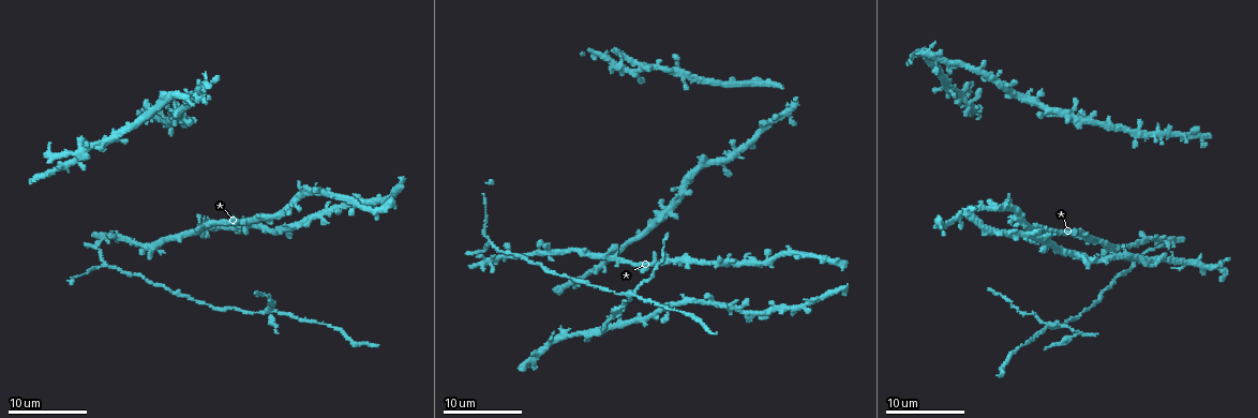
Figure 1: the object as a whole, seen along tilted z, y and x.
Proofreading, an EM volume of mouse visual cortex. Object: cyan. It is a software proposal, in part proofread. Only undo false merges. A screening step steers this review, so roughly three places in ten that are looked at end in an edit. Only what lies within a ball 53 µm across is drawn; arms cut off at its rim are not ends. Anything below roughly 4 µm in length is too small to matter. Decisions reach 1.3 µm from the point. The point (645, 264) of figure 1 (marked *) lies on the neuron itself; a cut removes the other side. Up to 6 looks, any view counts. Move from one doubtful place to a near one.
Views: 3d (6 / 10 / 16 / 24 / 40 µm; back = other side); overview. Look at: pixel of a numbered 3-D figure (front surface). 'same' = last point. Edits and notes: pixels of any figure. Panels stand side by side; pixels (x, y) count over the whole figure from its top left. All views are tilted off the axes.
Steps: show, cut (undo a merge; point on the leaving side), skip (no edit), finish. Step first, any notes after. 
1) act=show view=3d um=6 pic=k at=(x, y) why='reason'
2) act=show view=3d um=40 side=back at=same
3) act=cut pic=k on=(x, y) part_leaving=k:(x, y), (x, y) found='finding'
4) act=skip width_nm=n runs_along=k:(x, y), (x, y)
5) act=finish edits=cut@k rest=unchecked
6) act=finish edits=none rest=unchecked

act=show view=3d um=10 pic=1 at=(1136, 130) why='looks like a crossing'

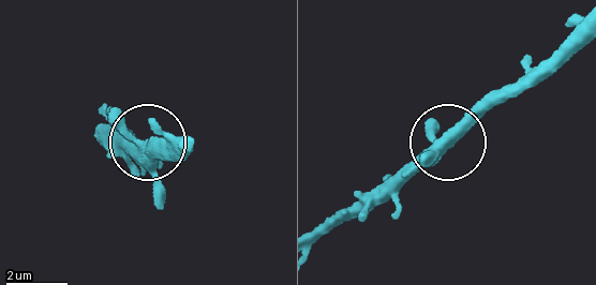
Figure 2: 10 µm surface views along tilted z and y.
act=skip arms=4 found='one neuron here'

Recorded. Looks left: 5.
act=show view=3d um=10 pic=1 at=(104, 266) why='three arms meet'

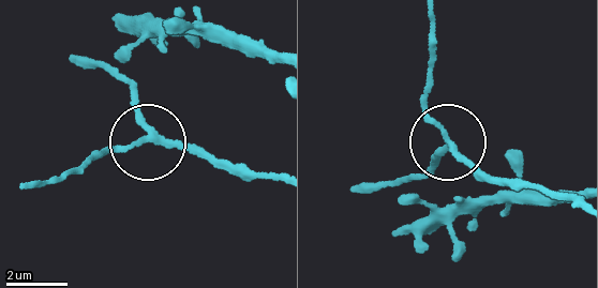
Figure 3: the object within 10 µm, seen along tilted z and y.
act=show view=3d um=6 pic=3 at=(143, 141)

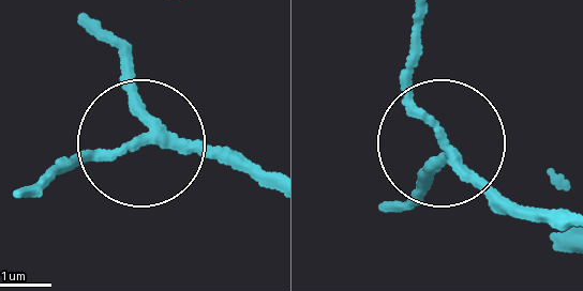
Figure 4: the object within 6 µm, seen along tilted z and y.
act=skip side_arm_um=9 arms=3 found='all the same neuron'

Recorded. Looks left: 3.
act=show view=3d um=10 pic=1 at=(630, 299) why='looks like a crossing'

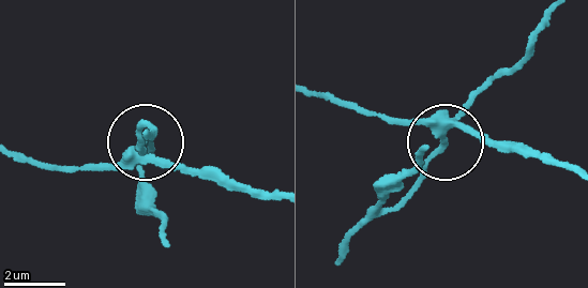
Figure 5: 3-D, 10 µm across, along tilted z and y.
act=cut pic=5 on=(141, 145) part_leaving=5:(443, 121), (518, 62), (546, 16) found='two neurons meet here'

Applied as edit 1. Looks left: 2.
act=finish edits=cut@5 rest=unchecked

